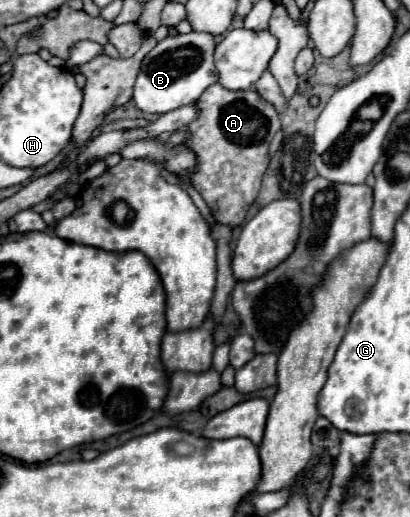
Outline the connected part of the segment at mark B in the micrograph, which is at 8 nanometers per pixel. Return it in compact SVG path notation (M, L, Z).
M204 32L176 34L158 42L156 48L152 48L142 62L132 94L134 106L146 114L164 114L180 106L194 104L208 86L218 82L212 60L214 48L216 48L214 36Z

